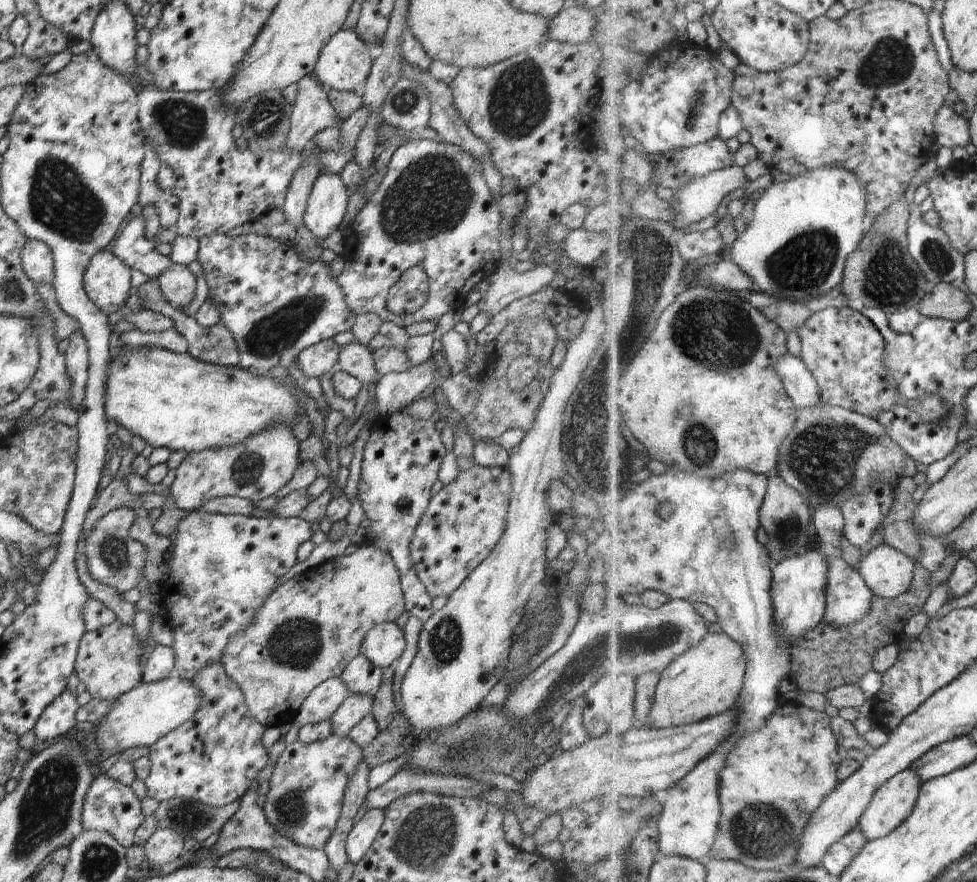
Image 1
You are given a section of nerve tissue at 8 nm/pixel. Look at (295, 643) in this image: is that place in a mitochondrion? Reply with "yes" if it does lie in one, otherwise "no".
yes

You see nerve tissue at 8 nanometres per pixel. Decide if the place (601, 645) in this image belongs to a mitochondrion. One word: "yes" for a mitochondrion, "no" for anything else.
yes

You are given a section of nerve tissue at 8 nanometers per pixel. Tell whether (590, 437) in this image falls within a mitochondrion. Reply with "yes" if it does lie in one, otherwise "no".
yes

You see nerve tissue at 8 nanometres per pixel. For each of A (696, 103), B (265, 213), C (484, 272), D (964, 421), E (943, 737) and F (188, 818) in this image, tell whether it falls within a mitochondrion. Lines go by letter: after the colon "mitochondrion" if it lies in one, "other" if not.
A: mitochondrion
B: other
C: other
D: other
E: other
F: mitochondrion

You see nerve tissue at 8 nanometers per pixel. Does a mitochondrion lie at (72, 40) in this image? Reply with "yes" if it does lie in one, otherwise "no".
no

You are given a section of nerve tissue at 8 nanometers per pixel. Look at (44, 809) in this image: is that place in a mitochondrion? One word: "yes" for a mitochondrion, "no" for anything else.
yes

